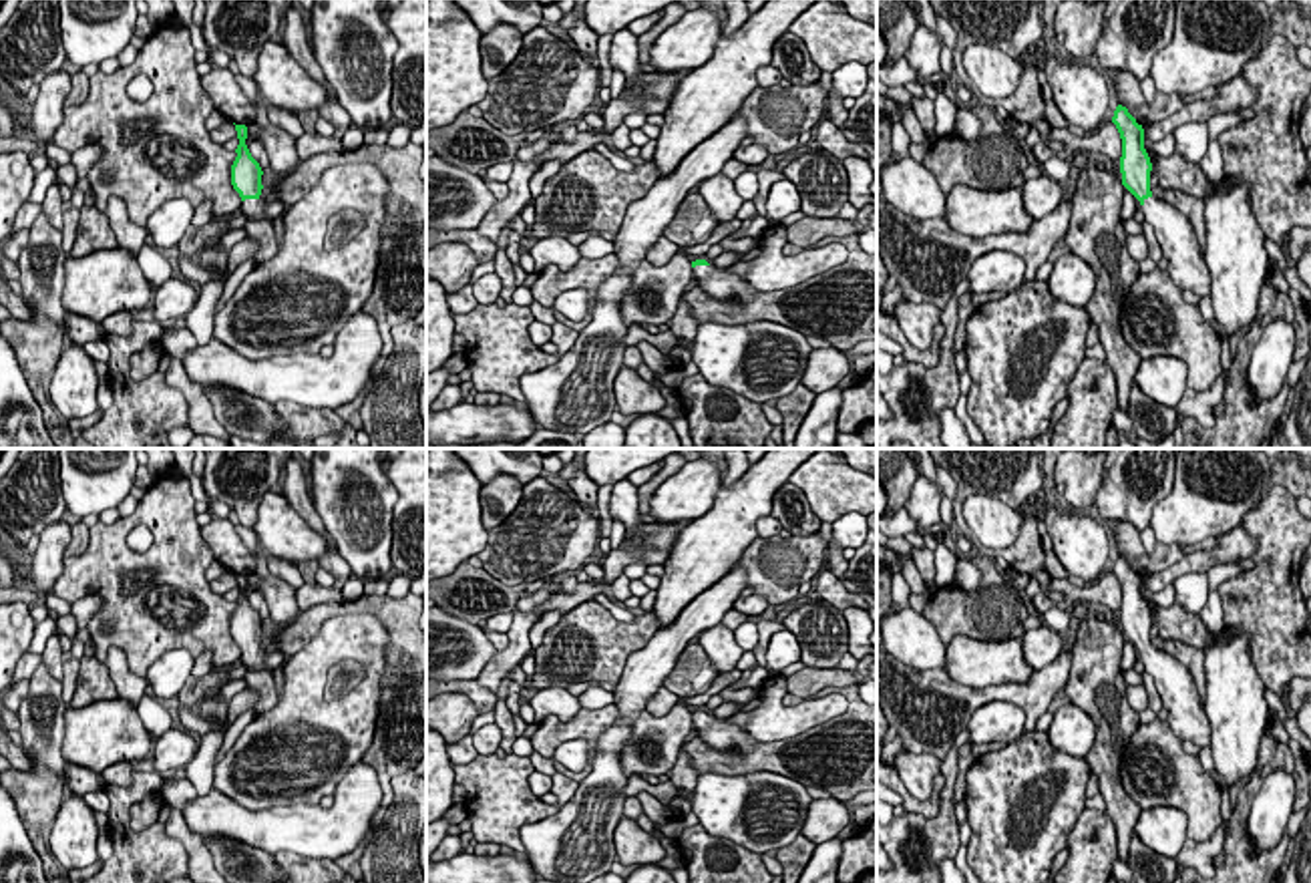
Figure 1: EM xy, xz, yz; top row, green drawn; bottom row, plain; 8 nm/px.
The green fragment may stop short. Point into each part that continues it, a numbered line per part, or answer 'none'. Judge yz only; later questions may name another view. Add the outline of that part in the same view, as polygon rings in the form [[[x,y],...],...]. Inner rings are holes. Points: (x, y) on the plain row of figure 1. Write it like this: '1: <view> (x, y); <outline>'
1: yz (1175, 684); [[[1154,646],[1144,650],[1140,660],[1144,664],[1144,672],[1154,678],[1174,736],[1196,746],[1210,746],[1210,722],[1204,714],[1204,706],[1200,704],[1190,670],[1166,650],[1158,650]]]

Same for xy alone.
1: xy (254, 660); [[[263,648],[259,650],[245,650],[241,652],[241,664],[247,668],[247,672],[255,670],[277,670],[282,664],[286,664],[288,656],[282,652],[267,654]]]

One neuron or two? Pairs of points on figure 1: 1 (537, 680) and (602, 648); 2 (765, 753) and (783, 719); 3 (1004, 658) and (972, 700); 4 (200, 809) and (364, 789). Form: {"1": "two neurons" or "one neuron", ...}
{"1": "one neuron", "2": "two neurons", "3": "two neurons", "4": "one neuron"}

